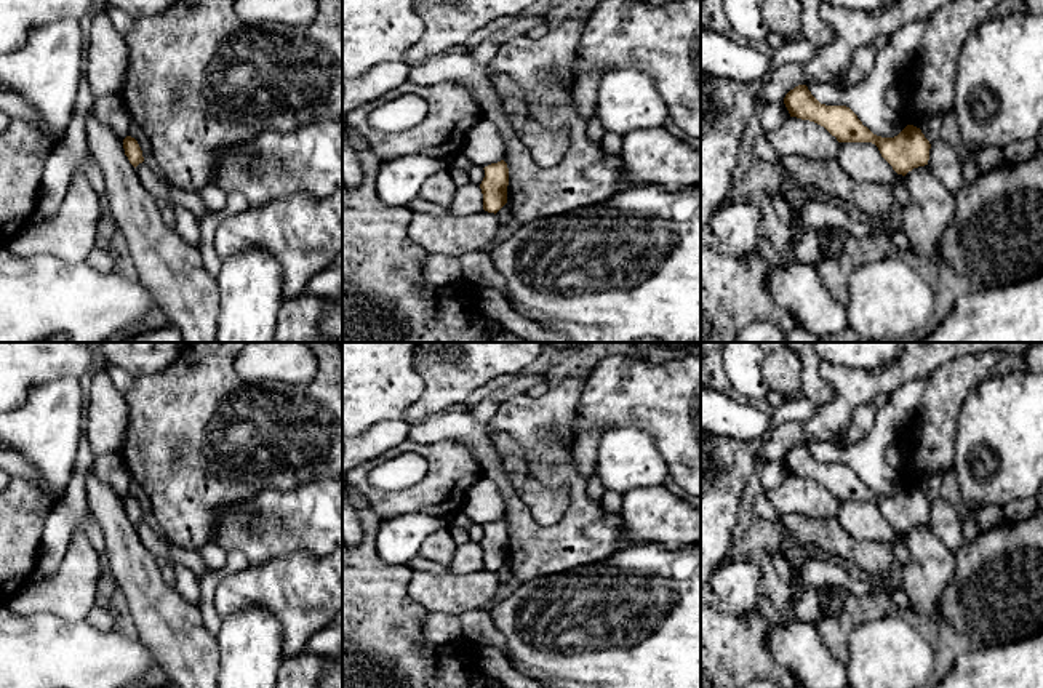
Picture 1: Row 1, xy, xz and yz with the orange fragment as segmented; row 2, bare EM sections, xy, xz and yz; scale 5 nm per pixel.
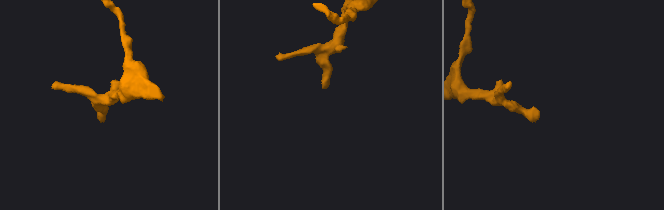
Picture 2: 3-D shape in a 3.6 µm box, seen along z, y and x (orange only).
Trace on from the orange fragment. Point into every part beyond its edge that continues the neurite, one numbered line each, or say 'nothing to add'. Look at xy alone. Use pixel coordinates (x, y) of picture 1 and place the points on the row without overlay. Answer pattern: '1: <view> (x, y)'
nothing to add

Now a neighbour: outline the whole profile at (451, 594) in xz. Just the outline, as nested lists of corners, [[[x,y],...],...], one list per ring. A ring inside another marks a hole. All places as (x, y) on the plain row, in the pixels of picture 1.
[[[482,570],[470,574],[411,573],[408,595],[429,614],[461,614],[482,610],[498,592],[498,573]]]

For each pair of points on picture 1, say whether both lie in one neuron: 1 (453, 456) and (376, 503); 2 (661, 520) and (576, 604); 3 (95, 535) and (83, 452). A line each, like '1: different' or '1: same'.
1: same
2: different
3: same

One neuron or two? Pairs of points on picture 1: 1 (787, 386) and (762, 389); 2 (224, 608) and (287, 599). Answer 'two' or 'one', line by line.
1: two
2: one

